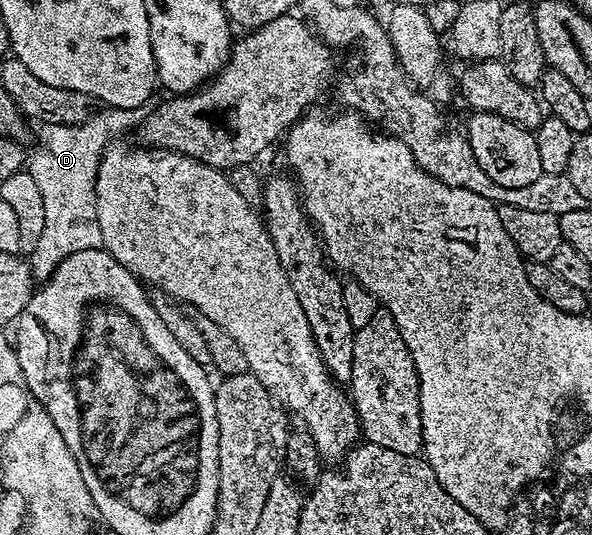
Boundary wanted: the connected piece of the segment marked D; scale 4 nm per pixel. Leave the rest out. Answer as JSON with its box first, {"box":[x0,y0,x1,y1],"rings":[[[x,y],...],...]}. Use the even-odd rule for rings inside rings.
{"box":[28,101,156,282],"rings":[[[155,101],[132,108],[103,107],[78,125],[45,124],[40,130],[42,144],[28,160],[28,171],[45,203],[45,229],[34,250],[28,254],[35,281],[46,282],[70,254],[103,247],[98,223],[96,184],[98,166],[108,147],[124,128],[137,129],[156,109]]]}

